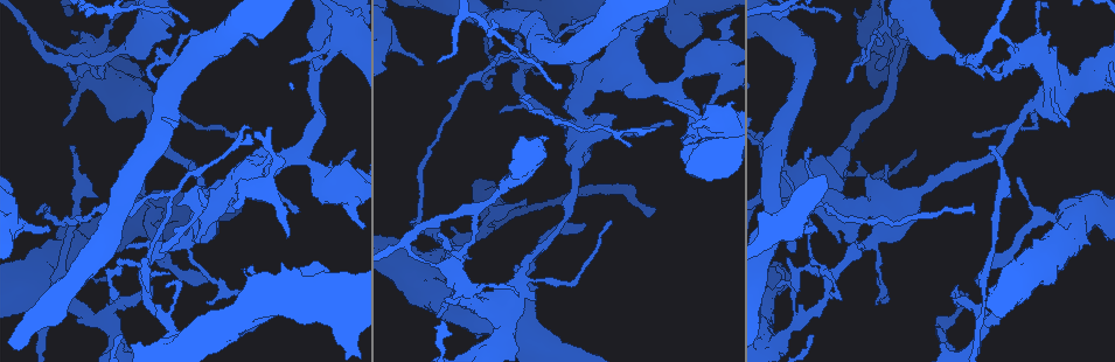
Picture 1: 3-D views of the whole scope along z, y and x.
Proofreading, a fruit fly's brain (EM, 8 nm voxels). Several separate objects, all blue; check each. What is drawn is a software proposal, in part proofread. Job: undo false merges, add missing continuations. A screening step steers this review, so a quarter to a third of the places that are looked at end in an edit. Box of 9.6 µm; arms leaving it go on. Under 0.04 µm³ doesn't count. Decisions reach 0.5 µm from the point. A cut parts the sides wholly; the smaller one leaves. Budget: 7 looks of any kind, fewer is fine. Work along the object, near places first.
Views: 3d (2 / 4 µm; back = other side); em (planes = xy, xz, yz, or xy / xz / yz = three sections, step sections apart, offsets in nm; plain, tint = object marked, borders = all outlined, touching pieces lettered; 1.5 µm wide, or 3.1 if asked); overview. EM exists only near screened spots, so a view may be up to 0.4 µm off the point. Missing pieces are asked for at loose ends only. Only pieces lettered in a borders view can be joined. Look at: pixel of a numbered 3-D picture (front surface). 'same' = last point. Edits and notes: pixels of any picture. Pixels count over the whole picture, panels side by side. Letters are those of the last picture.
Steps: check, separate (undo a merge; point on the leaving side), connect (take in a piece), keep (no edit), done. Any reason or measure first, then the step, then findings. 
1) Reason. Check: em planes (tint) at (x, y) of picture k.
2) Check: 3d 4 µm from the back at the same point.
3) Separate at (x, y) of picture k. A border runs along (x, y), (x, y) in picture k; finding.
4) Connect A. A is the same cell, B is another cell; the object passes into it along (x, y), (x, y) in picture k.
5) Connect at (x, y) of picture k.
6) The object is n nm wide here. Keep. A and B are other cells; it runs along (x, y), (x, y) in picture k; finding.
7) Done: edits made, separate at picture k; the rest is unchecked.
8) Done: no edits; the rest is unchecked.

Free end. Check: 3d 2 µm from the back at (420, 64) of picture 1.

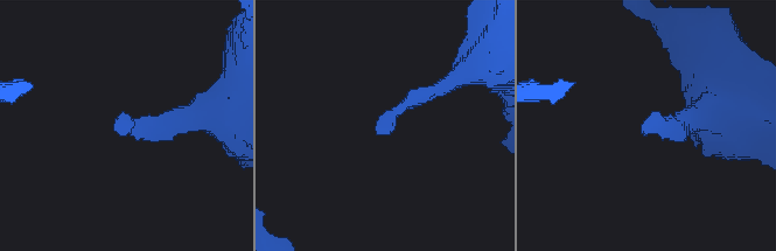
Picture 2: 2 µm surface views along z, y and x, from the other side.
Check: em planes (borders) at (386, 134) of picture 2.

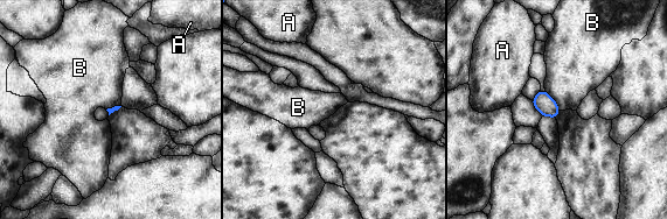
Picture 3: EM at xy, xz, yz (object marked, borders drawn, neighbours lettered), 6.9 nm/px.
The longest contact is with B, 170 nm. Keep. A and B are other cells; no lettered piece goes on from it.

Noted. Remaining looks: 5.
Three arms meet. Check: em yz step 8 (tint) at (170, 201) of picture 1.

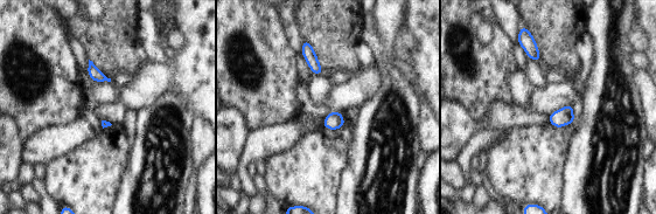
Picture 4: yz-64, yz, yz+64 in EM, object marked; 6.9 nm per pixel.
Cut it another way. Check: em planes (borders) at the same point.

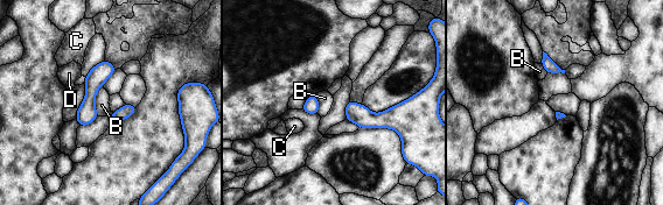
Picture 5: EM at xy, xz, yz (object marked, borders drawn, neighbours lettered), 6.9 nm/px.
The object is 100 nm wide here. Keep. B, C and D are other cells; it runs along (106, 64), (91, 86), (82, 122) in picture 5; one neuron here.

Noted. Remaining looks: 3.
Thin end. Check: em planes (borders) at (764, 133) of picture 1.

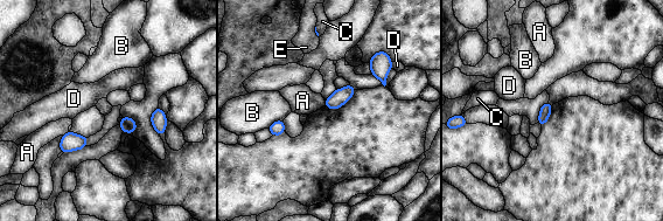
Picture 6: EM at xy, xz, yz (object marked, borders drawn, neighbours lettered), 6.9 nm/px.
Keep. A, B, C, D and E are other cells; a border runs along (69, 131), (62, 136) in picture 6; no lettered piece goes on from it.

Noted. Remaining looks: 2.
Done: no edits; the rest is unchecked.

